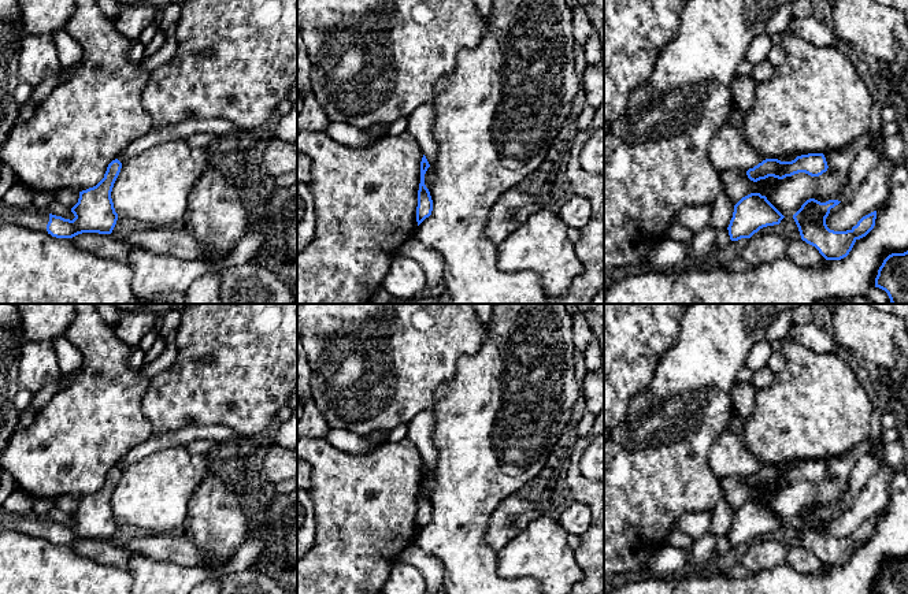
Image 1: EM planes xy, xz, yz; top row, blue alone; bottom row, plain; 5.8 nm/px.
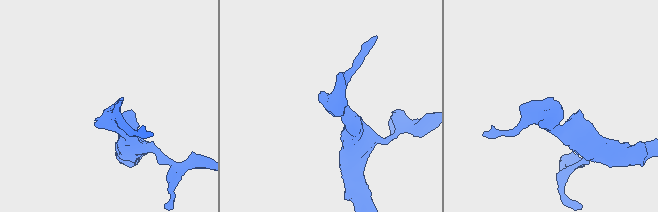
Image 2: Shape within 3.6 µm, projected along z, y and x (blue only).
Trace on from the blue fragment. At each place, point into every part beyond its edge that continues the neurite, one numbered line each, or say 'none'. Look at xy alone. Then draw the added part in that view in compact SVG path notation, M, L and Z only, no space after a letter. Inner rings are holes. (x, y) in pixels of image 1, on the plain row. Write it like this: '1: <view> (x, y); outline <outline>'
1: xy (34, 524); outline M4 506L0 508L0 534L5 531L21 531L30 535L47 537L49 528L49 520L33 512L27 515L15 515L7 511Z

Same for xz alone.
none

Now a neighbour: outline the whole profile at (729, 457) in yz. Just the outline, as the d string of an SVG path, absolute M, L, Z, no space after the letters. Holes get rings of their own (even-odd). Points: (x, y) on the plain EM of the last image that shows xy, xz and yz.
M730 426L709 449L709 465L718 479L749 476L766 467L746 448L744 434L735 434Z

